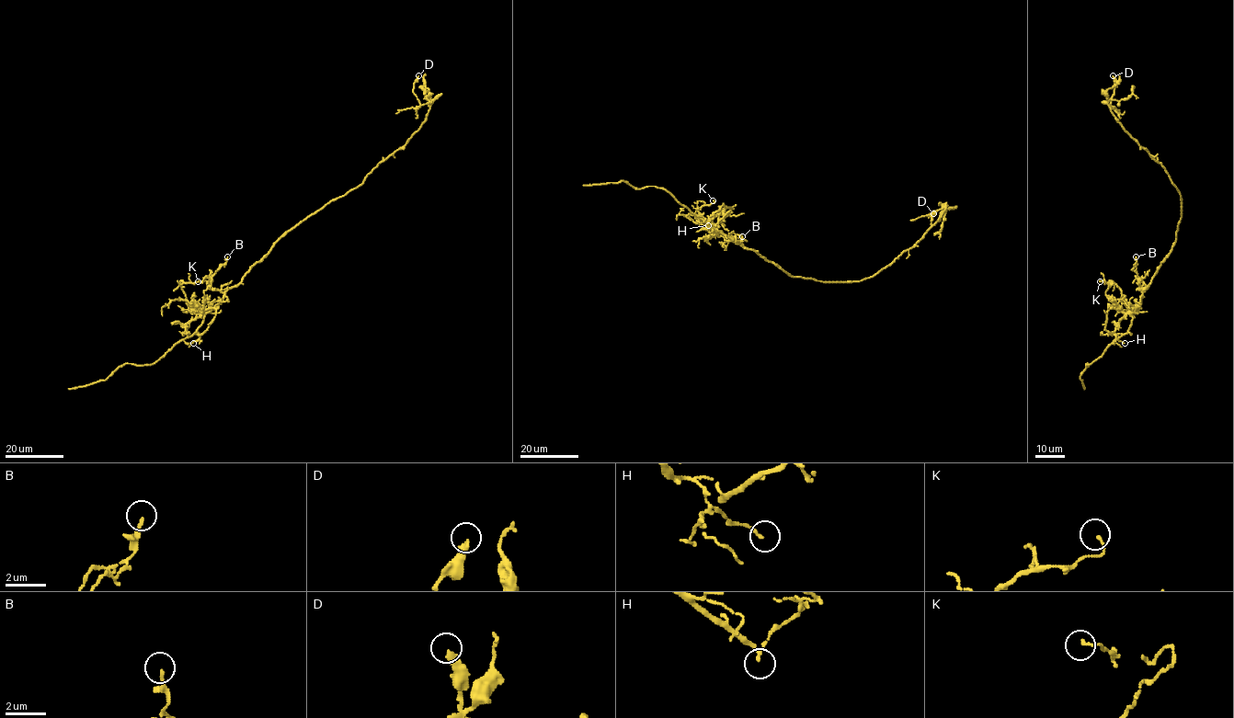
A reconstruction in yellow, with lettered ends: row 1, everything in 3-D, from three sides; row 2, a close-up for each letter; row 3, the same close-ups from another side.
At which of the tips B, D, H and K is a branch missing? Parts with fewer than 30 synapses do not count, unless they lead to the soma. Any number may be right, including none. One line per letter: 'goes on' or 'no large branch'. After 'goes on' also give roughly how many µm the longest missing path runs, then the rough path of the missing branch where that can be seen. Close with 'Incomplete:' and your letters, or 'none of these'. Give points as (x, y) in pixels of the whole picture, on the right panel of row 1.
B: no large branch
D: no large branch
H: no large branch
K: no large branch
Incomplete: none of these

